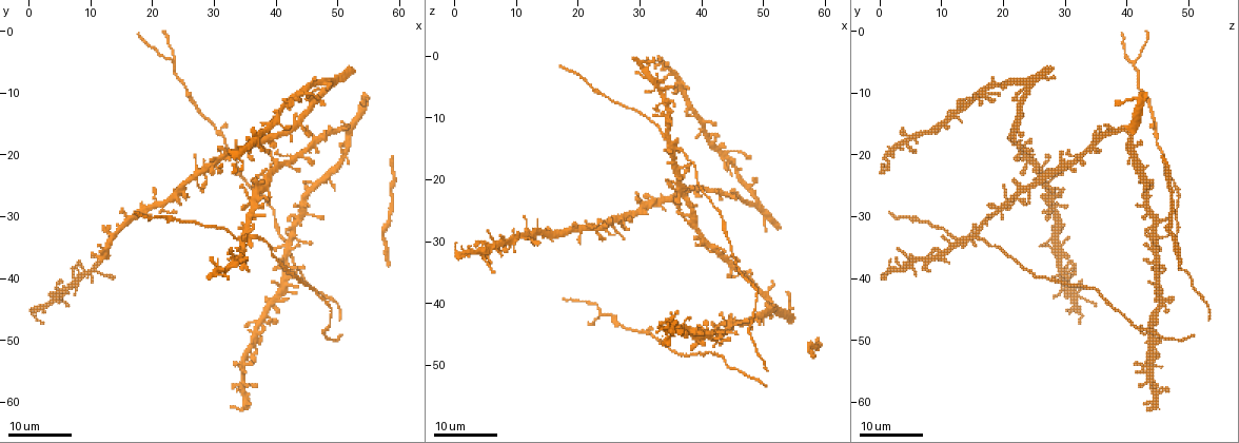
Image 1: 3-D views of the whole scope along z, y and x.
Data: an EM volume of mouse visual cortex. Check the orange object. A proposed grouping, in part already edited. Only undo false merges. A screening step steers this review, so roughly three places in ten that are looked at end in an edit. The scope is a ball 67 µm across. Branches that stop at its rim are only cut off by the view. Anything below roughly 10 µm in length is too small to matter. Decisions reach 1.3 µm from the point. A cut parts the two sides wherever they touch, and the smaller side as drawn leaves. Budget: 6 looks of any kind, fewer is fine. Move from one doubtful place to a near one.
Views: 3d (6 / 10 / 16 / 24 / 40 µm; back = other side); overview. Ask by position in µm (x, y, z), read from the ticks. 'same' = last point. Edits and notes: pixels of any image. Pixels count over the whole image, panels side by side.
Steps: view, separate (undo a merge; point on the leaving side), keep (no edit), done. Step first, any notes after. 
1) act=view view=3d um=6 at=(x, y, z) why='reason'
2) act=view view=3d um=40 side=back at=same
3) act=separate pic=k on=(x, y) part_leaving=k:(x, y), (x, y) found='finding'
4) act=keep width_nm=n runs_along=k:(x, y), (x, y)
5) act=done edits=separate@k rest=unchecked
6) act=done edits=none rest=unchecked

act=view view=3d um=24 at=(23.5, 5.0, 41.0) why='three-way junction'

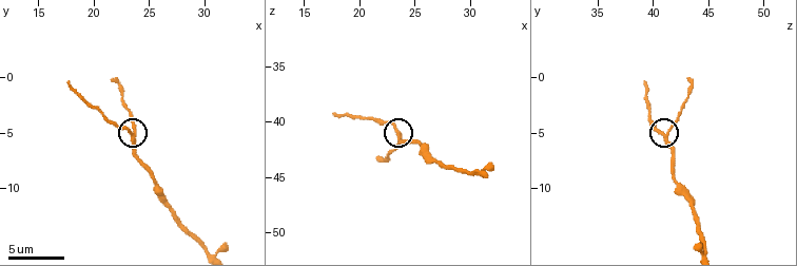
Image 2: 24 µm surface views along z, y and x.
act=view view=3d um=6 at=(23.6, 5.2, 41.2)

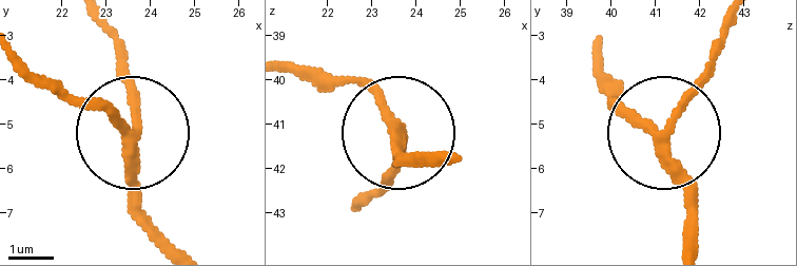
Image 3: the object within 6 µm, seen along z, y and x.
act=keep width_nm=230 runs_along=3:(170, 243), (136, 186), (136, 133), (60, 88) found='one cell here'

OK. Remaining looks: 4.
act=view view=3d um=24 at=(36.0, 33.5, 15.0)

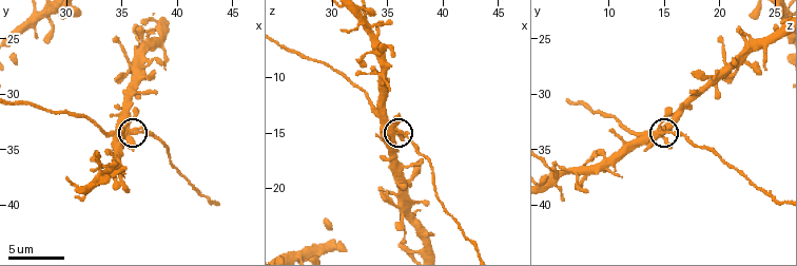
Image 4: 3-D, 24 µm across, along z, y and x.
act=view view=3d um=6 at=(36.2, 33.6, 14.8)

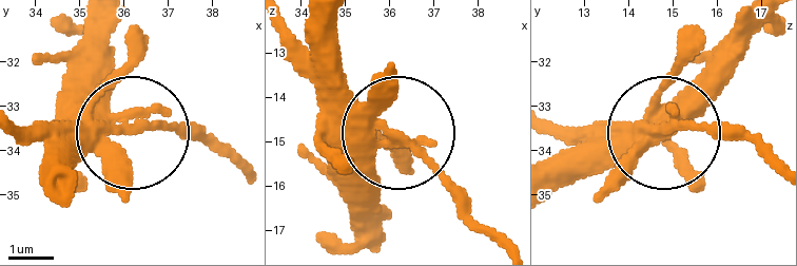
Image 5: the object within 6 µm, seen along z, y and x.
act=keep side_arm_um=25 found='all the same cell'

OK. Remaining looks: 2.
act=view view=3d um=16 at=(41.5, 34.0, 48.0) why='branch point'

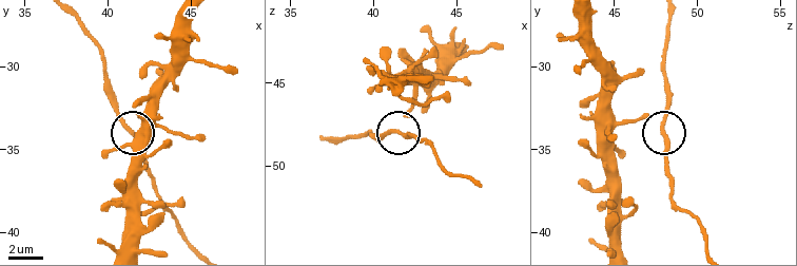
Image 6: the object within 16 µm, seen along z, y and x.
act=view view=3d um=10 at=(41.3, 33.8, 47.9)

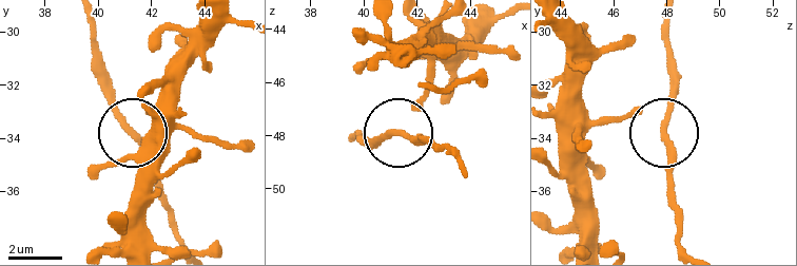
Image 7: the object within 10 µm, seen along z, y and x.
act=keep width_nm=170 found='one cell here'

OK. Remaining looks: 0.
act=done edits=none rest=unchecked

